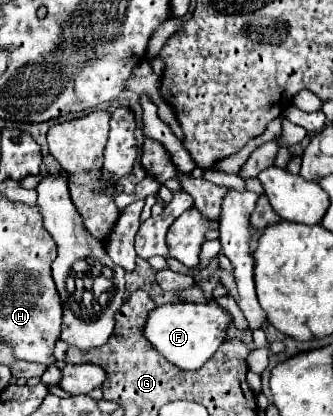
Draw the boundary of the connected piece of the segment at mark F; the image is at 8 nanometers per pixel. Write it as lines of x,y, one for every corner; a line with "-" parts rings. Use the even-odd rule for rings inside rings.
171,303
157,307
151,311
145,323
145,337
153,343
153,347
163,353
171,363
181,369
199,369
207,359
215,355
219,345
227,337
227,327
231,323
231,315
223,311
217,303

